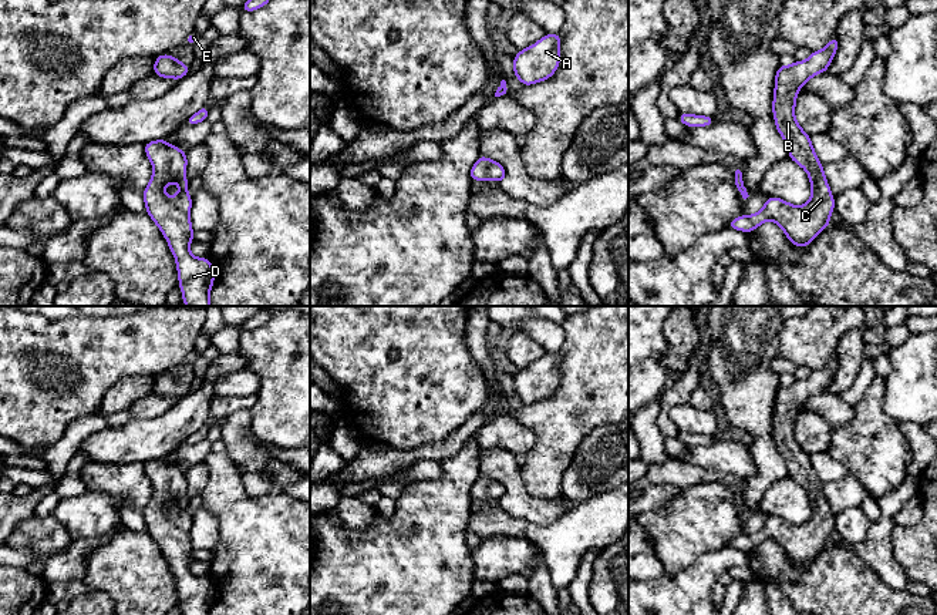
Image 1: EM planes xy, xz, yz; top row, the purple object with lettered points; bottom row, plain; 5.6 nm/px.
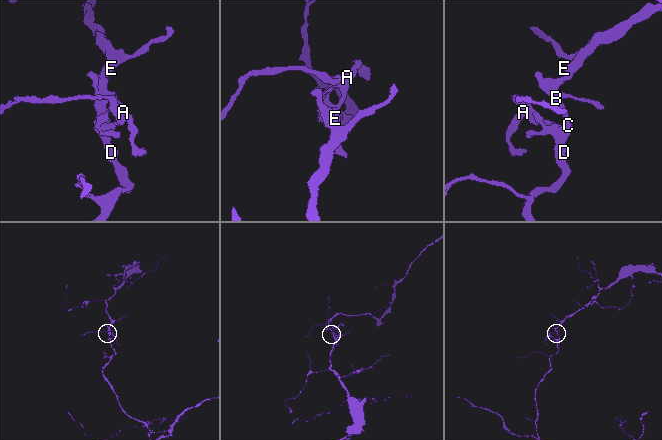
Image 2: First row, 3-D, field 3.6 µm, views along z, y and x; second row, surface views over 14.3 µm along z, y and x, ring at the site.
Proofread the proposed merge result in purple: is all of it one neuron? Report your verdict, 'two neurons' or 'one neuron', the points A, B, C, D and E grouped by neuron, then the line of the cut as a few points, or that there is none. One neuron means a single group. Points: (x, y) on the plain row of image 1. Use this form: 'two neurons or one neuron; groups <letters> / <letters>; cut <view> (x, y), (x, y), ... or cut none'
one neuron; groups A B C D E; cut none

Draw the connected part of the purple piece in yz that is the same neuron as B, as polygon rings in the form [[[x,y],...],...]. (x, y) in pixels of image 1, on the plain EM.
[[[835,354],[823,369],[812,370],[805,380],[781,384],[775,394],[773,438],[785,460],[789,477],[801,484],[810,498],[812,515],[801,525],[781,517],[769,515],[761,530],[754,534],[739,534],[727,547],[752,551],[761,542],[773,540],[785,551],[791,562],[808,565],[829,542],[835,530],[835,517],[830,511],[823,484],[819,481],[810,456],[795,437],[796,414],[802,404],[819,391],[826,391],[839,364]]]

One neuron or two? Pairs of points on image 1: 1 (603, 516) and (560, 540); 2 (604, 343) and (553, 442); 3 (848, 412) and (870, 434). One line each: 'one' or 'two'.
1: one
2: one
3: two

